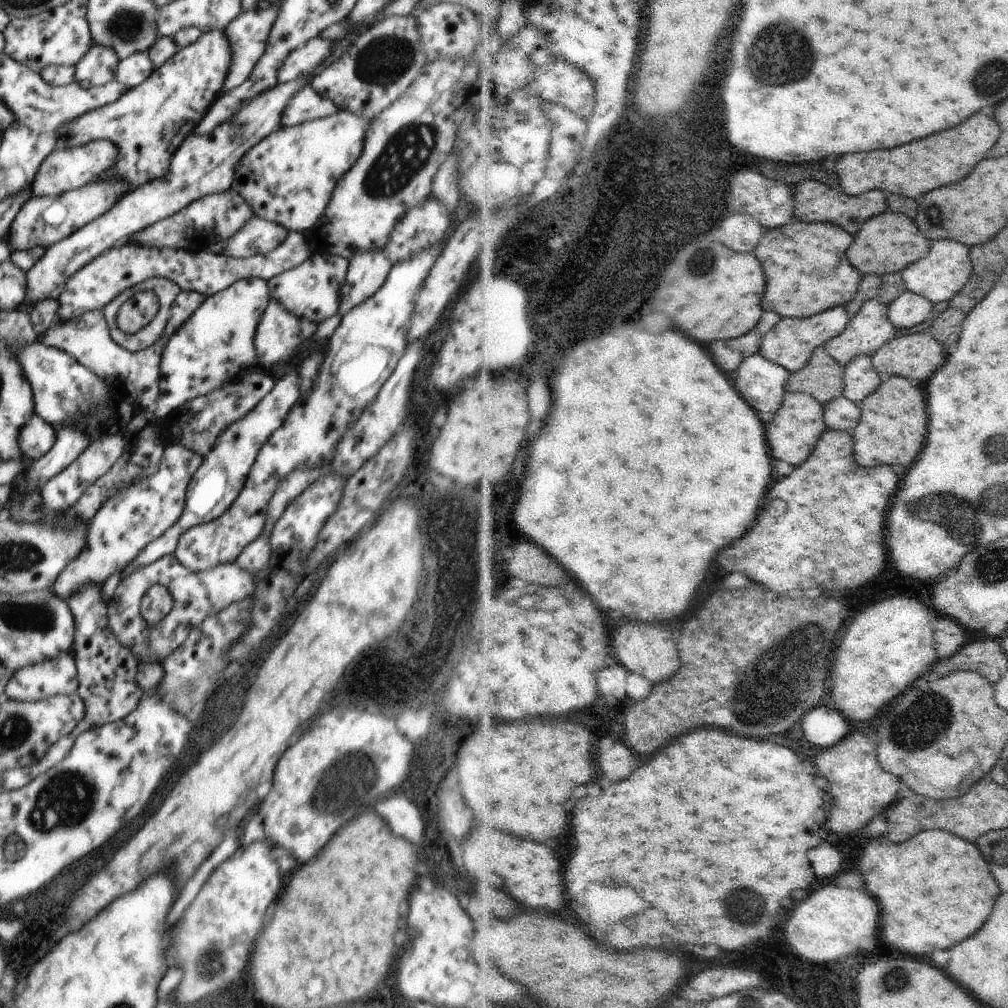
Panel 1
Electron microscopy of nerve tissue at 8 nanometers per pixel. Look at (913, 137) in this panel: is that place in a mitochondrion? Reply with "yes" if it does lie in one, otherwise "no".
no

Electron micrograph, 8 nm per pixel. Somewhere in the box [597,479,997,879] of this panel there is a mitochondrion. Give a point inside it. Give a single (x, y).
(801, 659)

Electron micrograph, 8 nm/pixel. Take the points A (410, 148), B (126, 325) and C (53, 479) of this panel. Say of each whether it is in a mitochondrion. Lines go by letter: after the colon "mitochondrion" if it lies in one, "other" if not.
A: mitochondrion
B: mitochondrion
C: other

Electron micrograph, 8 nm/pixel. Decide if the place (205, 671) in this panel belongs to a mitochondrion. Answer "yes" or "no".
yes

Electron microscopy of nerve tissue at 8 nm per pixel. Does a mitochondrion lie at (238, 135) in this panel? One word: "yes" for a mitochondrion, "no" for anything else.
yes

